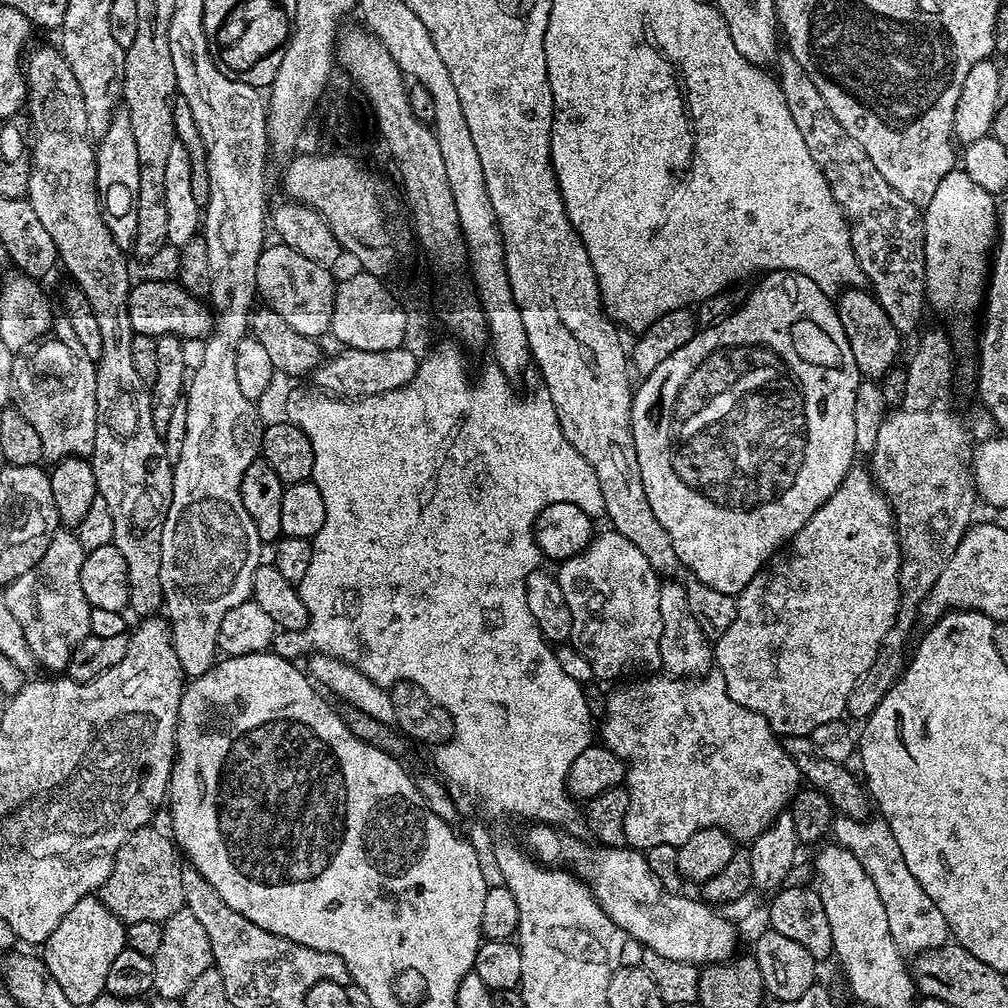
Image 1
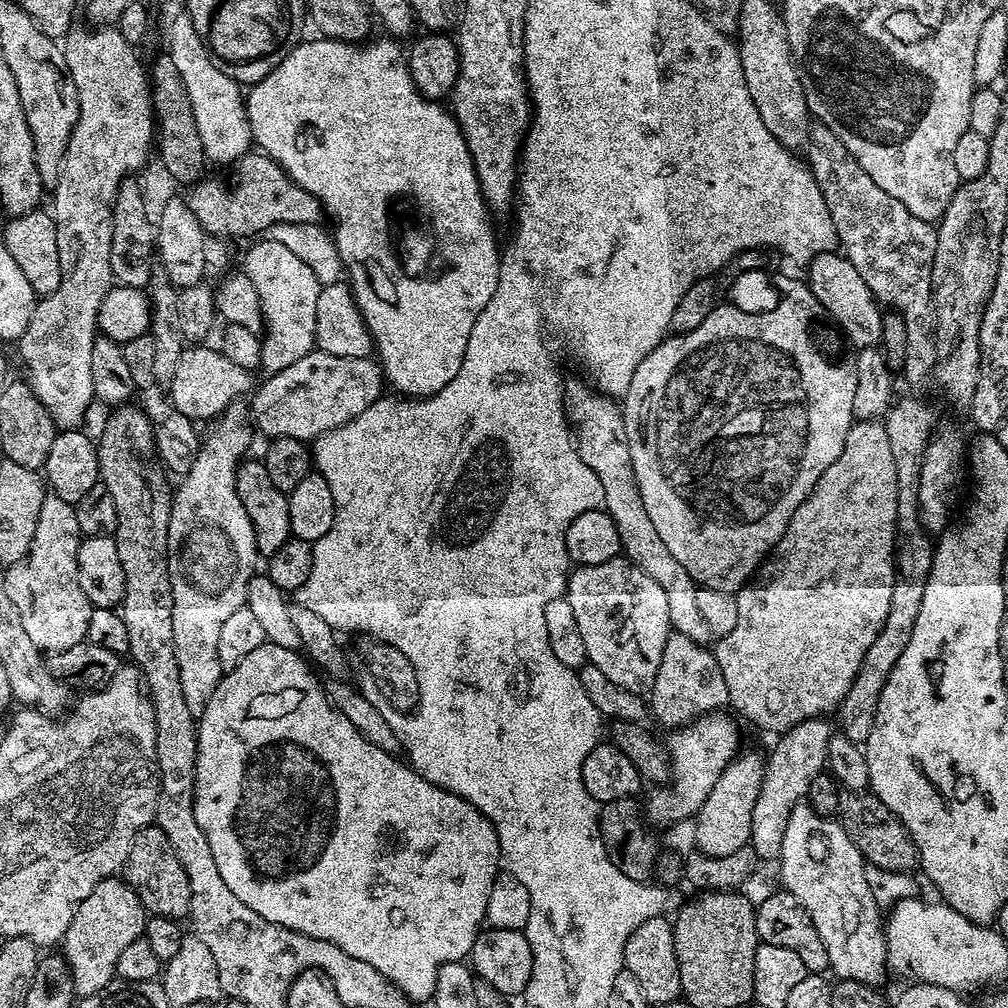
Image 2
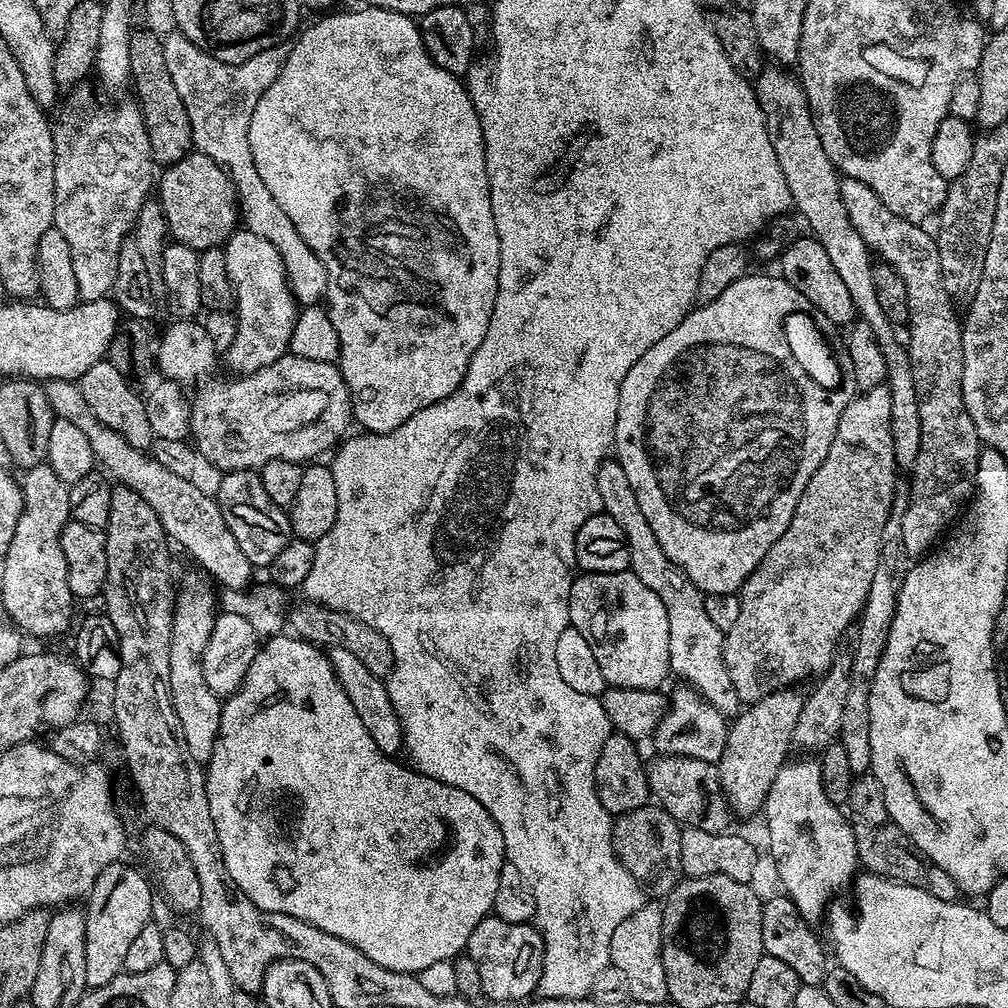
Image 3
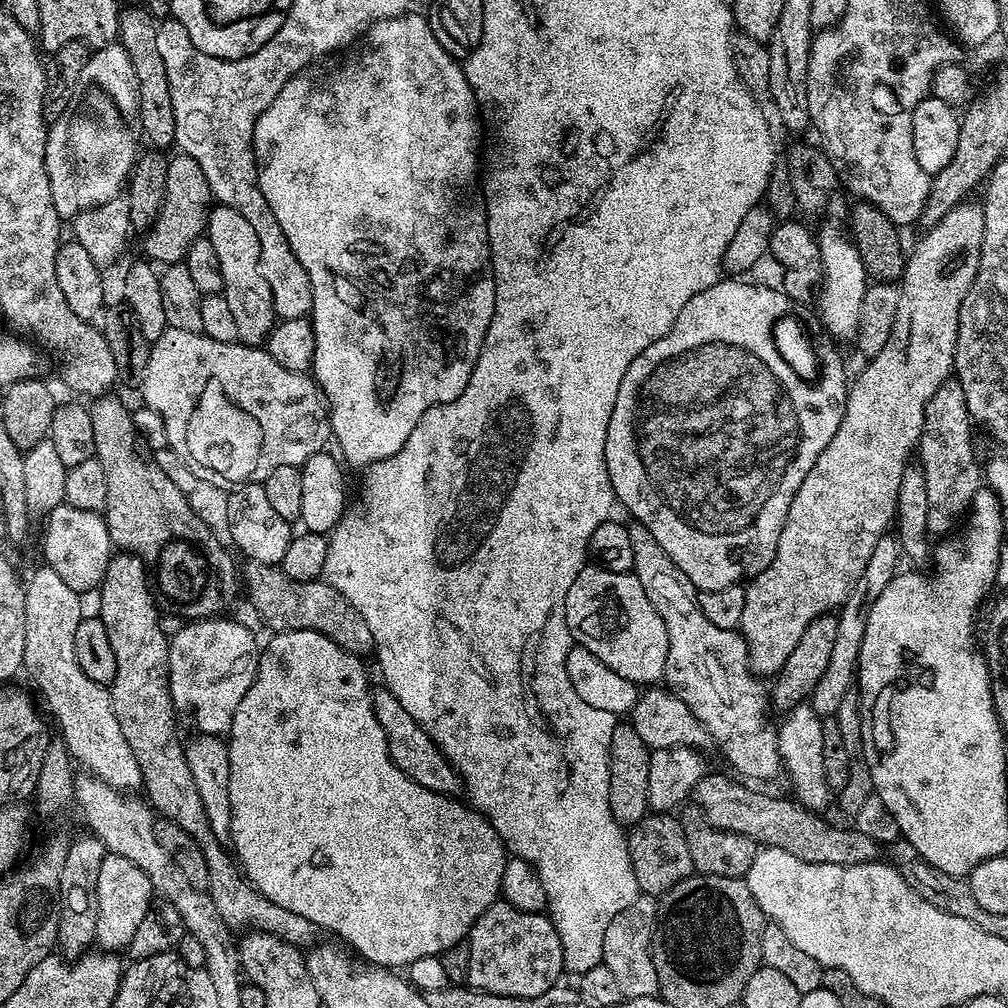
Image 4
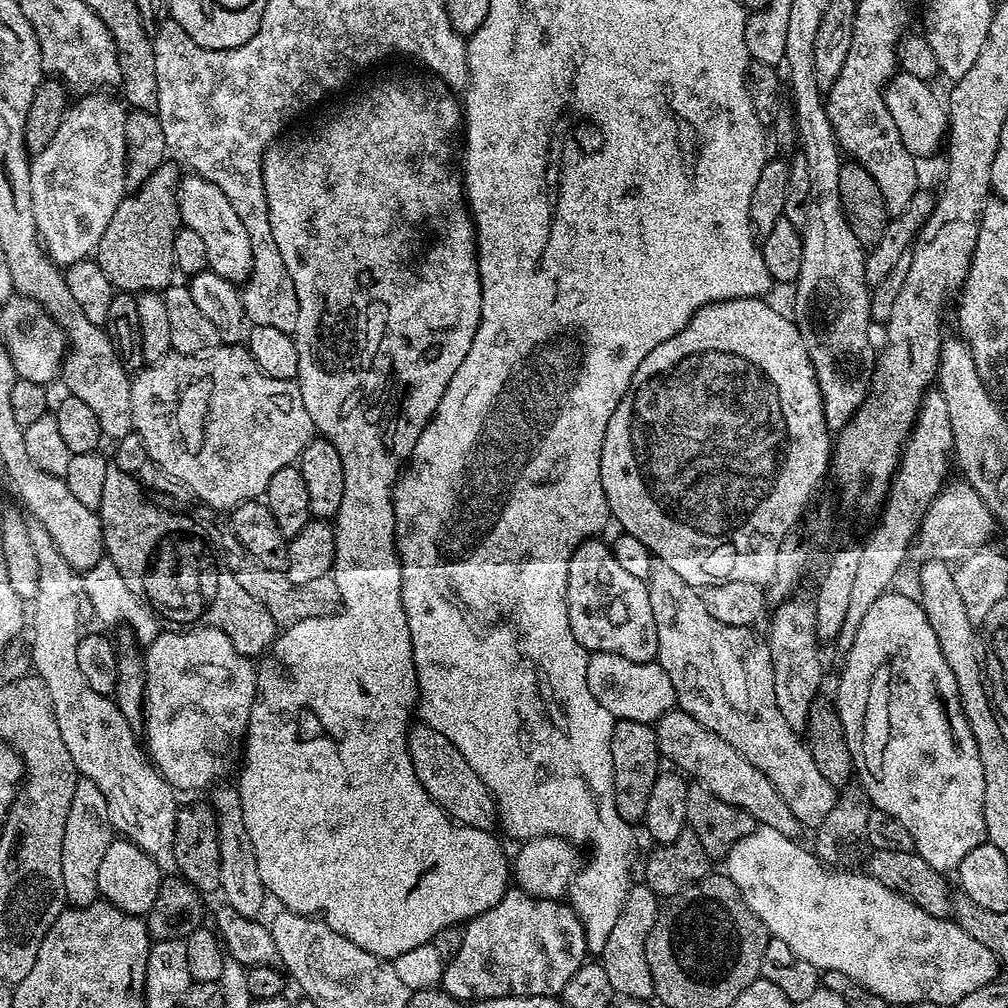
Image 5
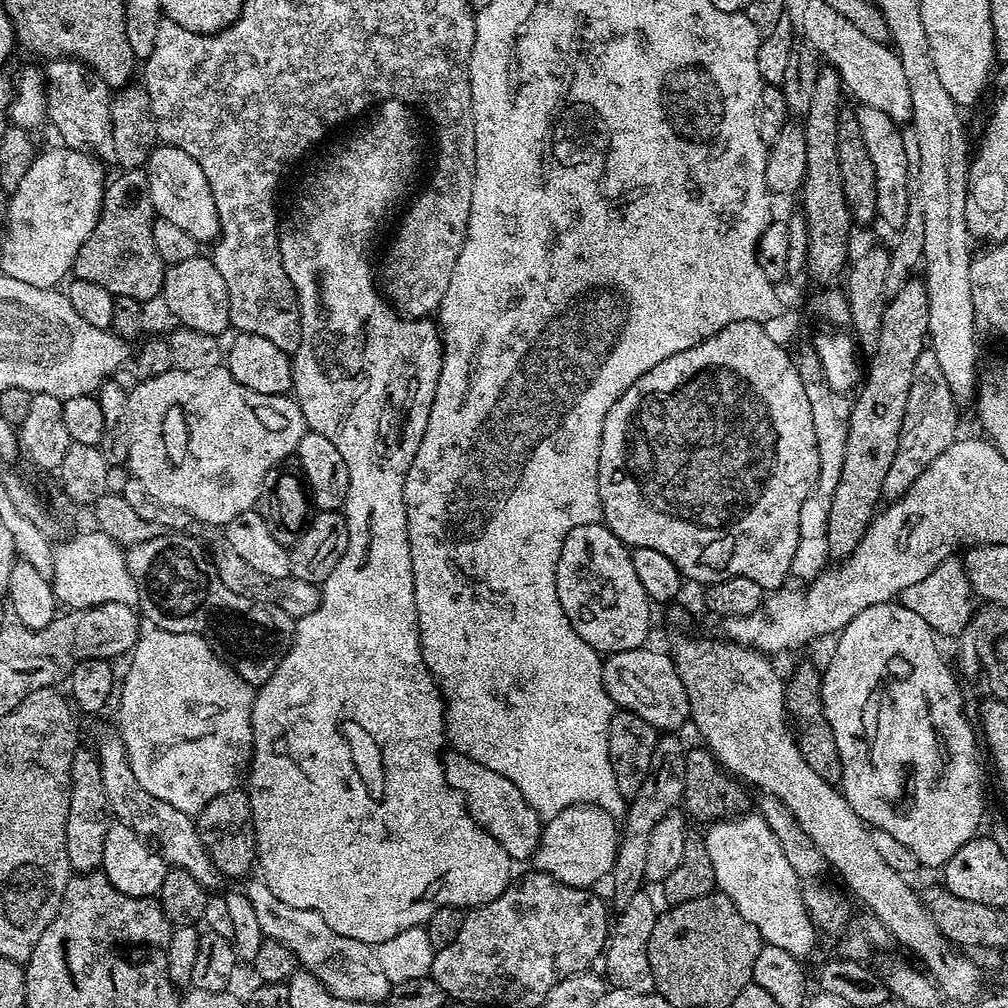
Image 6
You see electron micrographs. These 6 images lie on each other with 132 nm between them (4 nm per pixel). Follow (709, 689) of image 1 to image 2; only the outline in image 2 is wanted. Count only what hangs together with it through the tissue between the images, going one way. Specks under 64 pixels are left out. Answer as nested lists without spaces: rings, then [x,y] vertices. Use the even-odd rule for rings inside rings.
[[[723,711],[709,712],[707,716],[700,716],[669,735],[672,737],[666,740],[666,755],[670,761],[672,788],[656,786],[651,789],[653,792],[648,796],[646,816],[653,825],[676,824],[679,820],[691,821],[702,802],[706,802],[706,794],[714,790],[714,782],[718,782],[729,762],[736,759],[742,748],[740,732],[731,720],[733,717],[724,715],[728,714]]]

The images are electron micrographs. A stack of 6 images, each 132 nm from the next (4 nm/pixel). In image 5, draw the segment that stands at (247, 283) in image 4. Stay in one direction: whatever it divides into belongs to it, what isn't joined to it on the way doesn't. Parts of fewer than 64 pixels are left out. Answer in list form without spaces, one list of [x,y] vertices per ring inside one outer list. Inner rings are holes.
[[[184,174],[176,188],[176,205],[180,211],[181,225],[196,231],[206,245],[208,271],[226,278],[231,284],[243,285],[252,273],[250,234],[246,234],[246,226],[242,226],[242,218],[238,218],[238,213],[234,211],[234,206],[230,206],[226,194],[222,194],[214,182],[206,182],[206,178]]]

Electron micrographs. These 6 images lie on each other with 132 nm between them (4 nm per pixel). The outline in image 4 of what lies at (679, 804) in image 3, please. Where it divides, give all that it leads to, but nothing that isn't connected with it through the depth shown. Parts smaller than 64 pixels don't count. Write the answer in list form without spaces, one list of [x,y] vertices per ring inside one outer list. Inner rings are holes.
[[[705,774],[694,793],[695,803],[699,804],[714,826],[727,832],[742,834],[755,840],[760,846],[781,848],[794,854],[794,858],[802,858],[802,862],[811,864],[854,866],[875,864],[881,859],[882,846],[874,842],[874,838],[862,834],[855,826],[835,828],[830,821],[820,817],[823,815],[819,811],[805,808],[795,798],[787,800],[784,796],[767,796],[756,789],[759,787],[749,786],[731,775],[728,776]]]

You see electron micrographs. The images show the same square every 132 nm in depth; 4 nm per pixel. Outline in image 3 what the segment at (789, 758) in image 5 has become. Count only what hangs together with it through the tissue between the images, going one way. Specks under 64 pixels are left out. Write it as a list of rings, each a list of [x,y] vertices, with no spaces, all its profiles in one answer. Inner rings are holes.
[[[609,458],[601,464],[598,474],[598,498],[603,511],[608,513],[618,526],[622,526],[622,534],[626,534],[626,542],[630,550],[630,570],[658,598],[662,598],[662,606],[666,606],[664,620],[670,622],[670,672],[673,677],[681,676],[687,687],[694,689],[706,698],[725,718],[732,718],[741,711],[742,702],[738,698],[738,690],[734,690],[734,682],[730,682],[730,670],[726,670],[724,657],[724,632],[710,622],[704,605],[705,593],[700,591],[694,582],[677,566],[666,558],[666,550],[658,542],[654,530],[650,530],[650,522],[646,522],[646,514],[642,514],[642,506],[638,506],[638,498],[634,494],[630,482],[626,479],[626,470],[615,458]]]

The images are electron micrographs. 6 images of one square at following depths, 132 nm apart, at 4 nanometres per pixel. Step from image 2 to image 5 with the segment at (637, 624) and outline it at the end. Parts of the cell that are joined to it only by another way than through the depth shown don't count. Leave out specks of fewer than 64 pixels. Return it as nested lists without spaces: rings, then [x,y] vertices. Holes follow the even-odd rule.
[[[593,538],[585,540],[574,550],[568,567],[568,581],[566,582],[566,606],[570,614],[570,630],[574,638],[589,653],[609,652],[628,658],[630,662],[653,662],[658,650],[658,630],[654,626],[654,614],[650,610],[650,594],[647,583],[638,578],[618,563],[614,558],[611,547],[603,544],[603,539]]]

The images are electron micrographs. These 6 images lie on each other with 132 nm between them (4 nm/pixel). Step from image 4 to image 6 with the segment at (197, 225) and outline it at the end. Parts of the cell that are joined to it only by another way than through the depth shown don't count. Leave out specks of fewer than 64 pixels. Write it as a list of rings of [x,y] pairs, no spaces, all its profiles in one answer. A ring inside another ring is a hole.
[[[130,168],[119,173],[107,181],[104,189],[104,201],[98,222],[86,238],[82,250],[78,250],[76,260],[72,264],[72,272],[75,279],[94,282],[106,290],[110,290],[115,297],[125,296],[141,302],[149,302],[161,295],[164,291],[164,269],[162,258],[158,256],[158,249],[154,246],[154,230],[152,222],[154,213],[150,202],[150,186],[148,185],[148,173],[144,168]]]

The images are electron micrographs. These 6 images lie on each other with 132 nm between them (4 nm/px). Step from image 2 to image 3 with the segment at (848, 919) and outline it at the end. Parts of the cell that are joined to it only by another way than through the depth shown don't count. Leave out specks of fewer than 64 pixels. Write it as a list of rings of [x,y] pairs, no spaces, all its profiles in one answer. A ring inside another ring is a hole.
[[[804,758],[808,760],[789,759],[778,770],[778,774],[774,778],[774,786],[770,786],[770,794],[764,800],[764,807],[762,809],[762,817],[765,822],[769,824],[770,828],[770,850],[773,852],[774,862],[777,863],[778,873],[781,874],[781,882],[783,884],[783,891],[792,901],[798,906],[798,910],[810,922],[816,922],[816,919],[825,915],[826,909],[829,907],[830,901],[833,899],[832,891],[835,888],[840,888],[843,884],[851,885],[854,877],[858,872],[858,865],[860,859],[858,858],[858,850],[856,849],[856,834],[853,825],[848,825],[849,817],[843,816],[841,805],[830,802],[830,798],[826,798],[826,790],[822,786],[822,774],[820,773],[820,762],[816,758]]]

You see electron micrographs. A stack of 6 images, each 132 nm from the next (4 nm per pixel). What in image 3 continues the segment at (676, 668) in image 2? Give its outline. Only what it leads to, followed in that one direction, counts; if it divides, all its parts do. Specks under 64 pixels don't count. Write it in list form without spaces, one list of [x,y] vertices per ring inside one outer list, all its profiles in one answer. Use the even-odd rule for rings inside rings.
[[[679,686],[667,697],[668,708],[654,733],[657,753],[666,756],[698,758],[716,764],[726,750],[729,721],[706,700],[687,686]]]

